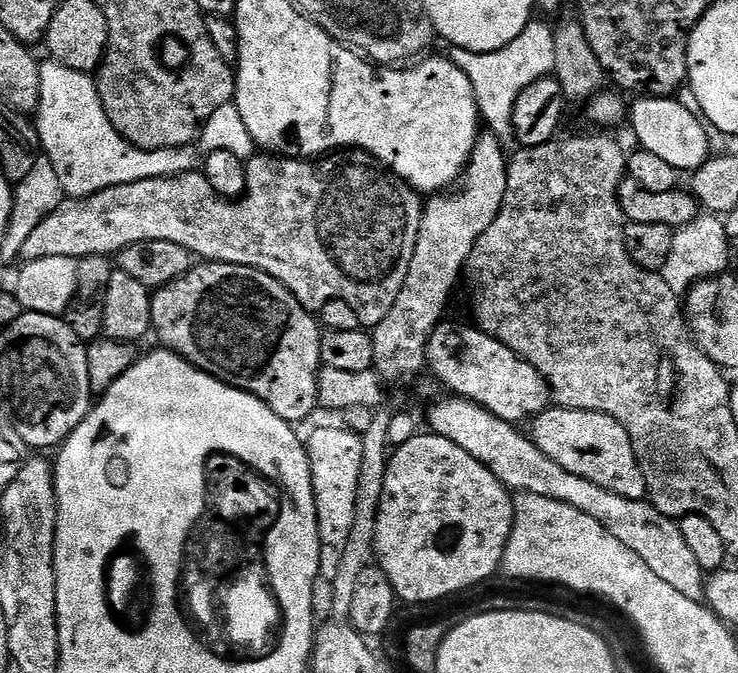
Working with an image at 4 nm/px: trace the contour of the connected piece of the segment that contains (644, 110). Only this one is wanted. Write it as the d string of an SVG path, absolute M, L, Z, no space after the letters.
M641 95L633 100L636 101L630 104L630 124L632 120L632 132L640 148L650 150L650 154L670 162L670 166L677 168L681 174L698 171L713 155L705 121L697 113L686 110L679 99Z

